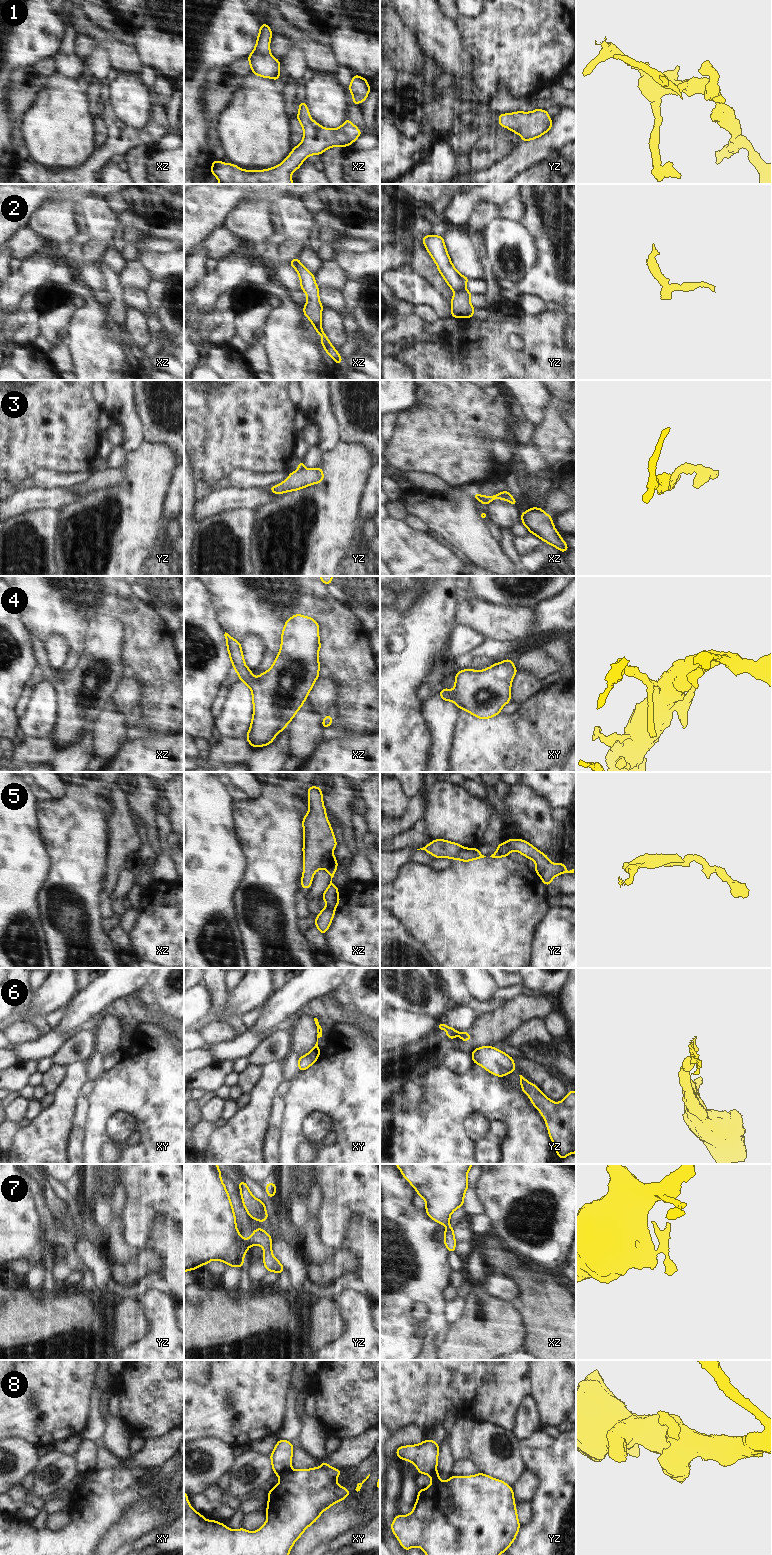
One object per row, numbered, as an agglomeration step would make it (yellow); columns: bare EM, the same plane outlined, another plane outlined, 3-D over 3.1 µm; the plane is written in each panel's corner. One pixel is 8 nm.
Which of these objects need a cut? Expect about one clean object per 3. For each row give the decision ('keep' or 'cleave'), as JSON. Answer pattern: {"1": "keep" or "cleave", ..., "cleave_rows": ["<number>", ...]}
{"1": "keep", "2": "cleave", "3": "cleave", "4": "keep", "5": "cleave", "6": "cleave", "7": "cleave", "8": "cleave", "cleave_rows": ["2", "3", "5", "6", "7", "8"]}

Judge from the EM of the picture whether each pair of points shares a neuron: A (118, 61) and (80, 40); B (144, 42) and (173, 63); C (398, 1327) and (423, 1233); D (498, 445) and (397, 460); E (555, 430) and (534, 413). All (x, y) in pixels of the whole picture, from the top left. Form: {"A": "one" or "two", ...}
{"A": "two", "B": "one", "C": "one", "D": "two", "E": "two"}

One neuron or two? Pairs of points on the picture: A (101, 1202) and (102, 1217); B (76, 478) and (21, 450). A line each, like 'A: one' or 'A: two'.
A: one
B: two

